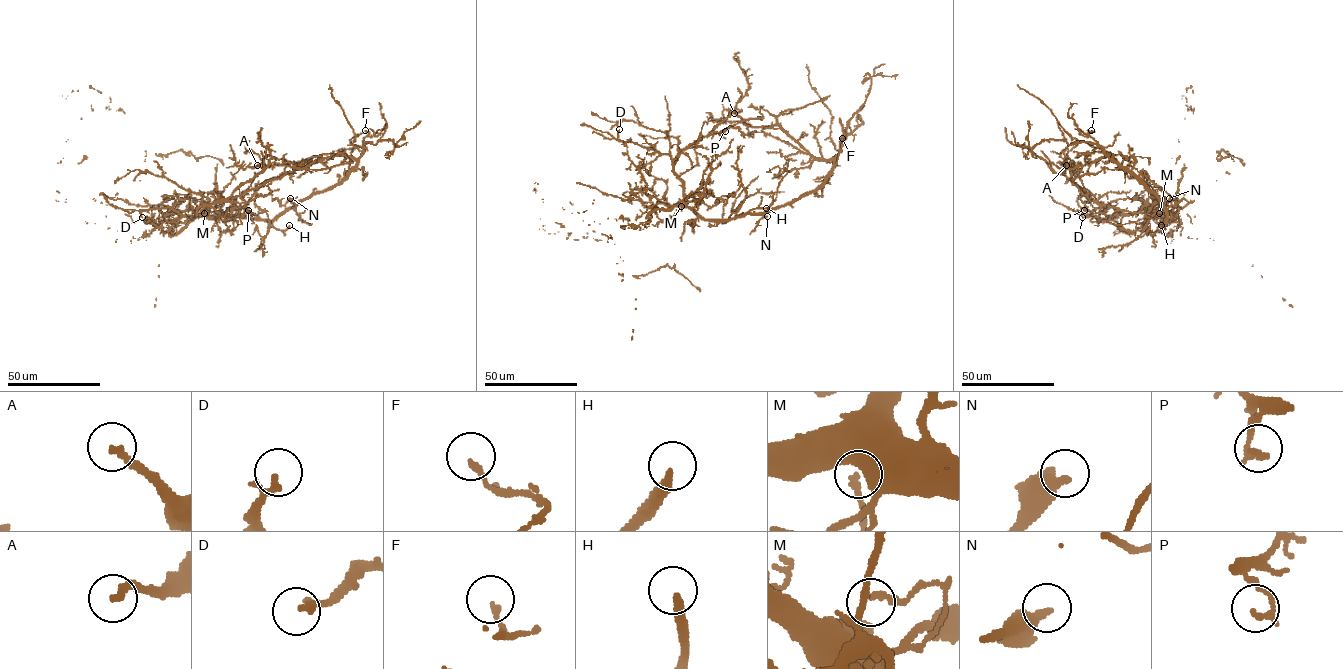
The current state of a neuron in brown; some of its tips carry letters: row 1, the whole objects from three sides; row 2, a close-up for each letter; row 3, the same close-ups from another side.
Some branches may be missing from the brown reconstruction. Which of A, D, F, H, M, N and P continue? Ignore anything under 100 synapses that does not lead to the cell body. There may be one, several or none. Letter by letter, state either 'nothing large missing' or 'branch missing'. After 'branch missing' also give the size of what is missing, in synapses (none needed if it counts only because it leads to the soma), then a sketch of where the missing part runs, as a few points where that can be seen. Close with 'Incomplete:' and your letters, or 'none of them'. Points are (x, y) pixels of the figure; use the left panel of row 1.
A: nothing large missing
D: nothing large missing
F: nothing large missing
H: branch missing; course (289, 225), (308, 207), (305, 171), (360, 131)
M: nothing large missing
N: nothing large missing
P: nothing large missing
Incomplete: H

